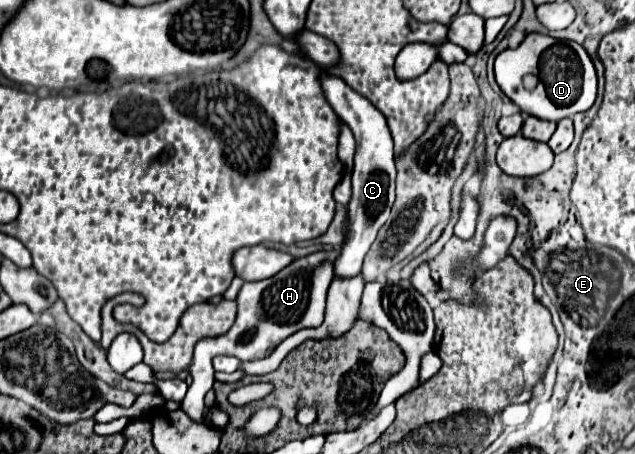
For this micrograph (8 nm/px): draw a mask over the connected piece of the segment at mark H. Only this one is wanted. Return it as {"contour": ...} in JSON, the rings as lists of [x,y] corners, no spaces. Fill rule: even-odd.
{"contour":[[[342,245],[332,251],[316,251],[306,257],[294,259],[290,267],[284,267],[278,275],[254,283],[244,283],[238,293],[238,317],[236,323],[230,327],[228,333],[218,335],[214,339],[200,339],[194,349],[194,363],[190,365],[192,385],[182,401],[182,411],[194,419],[202,421],[206,415],[204,395],[212,389],[215,382],[214,369],[232,373],[238,369],[240,361],[254,361],[266,357],[282,339],[288,335],[304,329],[304,327],[318,327],[324,319],[324,305],[326,305],[326,291],[334,277],[334,259],[338,259],[338,251]],[[216,355],[232,355],[232,357],[216,357]],[[212,363],[214,363],[214,368]]]}

